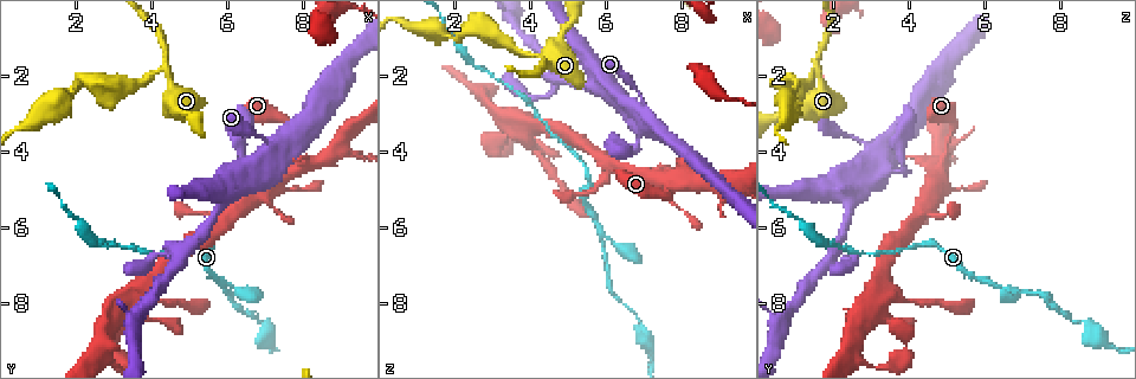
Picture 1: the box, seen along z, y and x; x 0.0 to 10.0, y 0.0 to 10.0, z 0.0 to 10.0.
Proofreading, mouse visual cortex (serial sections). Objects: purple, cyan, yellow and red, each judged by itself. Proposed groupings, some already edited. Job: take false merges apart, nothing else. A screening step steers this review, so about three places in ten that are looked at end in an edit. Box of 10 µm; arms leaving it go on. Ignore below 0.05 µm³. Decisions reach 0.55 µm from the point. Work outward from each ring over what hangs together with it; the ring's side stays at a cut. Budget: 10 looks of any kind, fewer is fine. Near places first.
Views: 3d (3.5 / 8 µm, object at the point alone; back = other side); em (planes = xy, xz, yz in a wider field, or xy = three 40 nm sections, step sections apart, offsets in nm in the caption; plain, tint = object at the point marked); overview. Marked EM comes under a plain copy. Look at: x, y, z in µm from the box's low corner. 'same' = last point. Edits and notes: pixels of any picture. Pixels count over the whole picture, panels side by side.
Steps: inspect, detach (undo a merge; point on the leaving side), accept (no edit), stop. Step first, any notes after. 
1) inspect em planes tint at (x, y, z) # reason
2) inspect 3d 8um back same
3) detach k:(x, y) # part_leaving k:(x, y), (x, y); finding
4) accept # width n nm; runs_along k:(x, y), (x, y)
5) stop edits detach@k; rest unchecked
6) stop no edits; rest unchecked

inspect 3d 3.5um at (7.75, 4.30, 4.95) # small branch off a trunk

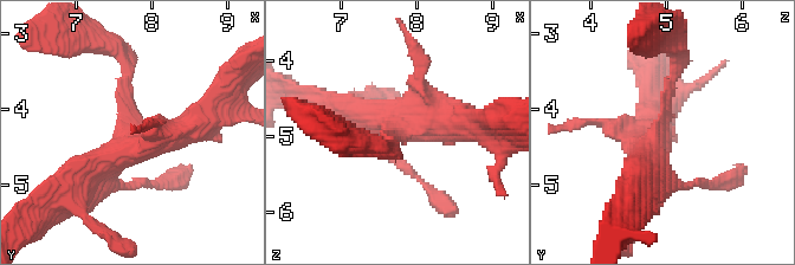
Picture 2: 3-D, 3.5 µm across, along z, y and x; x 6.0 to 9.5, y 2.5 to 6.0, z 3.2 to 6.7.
inspect em xy step 1 tint at (7.75, 4.25, 4.95) # shape alone is not enough

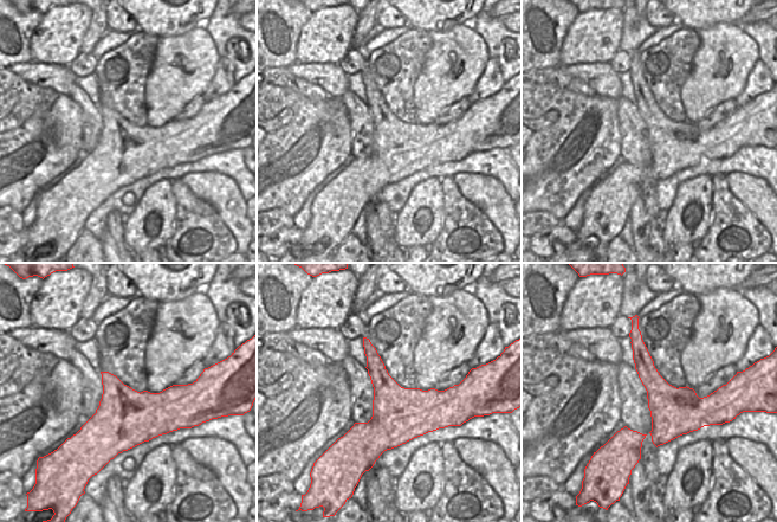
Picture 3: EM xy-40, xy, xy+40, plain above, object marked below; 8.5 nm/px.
accept # one cell here

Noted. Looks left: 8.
inspect 3d 3.5um at (7.00, 4.15, 3.15) # sharp bend

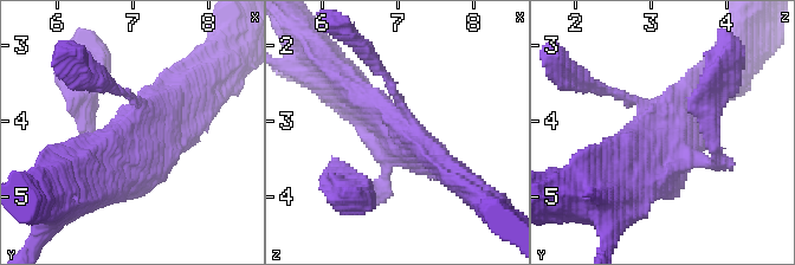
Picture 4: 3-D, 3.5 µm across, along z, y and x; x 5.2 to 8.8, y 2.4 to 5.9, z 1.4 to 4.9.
inspect em planes tint at (7.05, 4.20, 3.10)

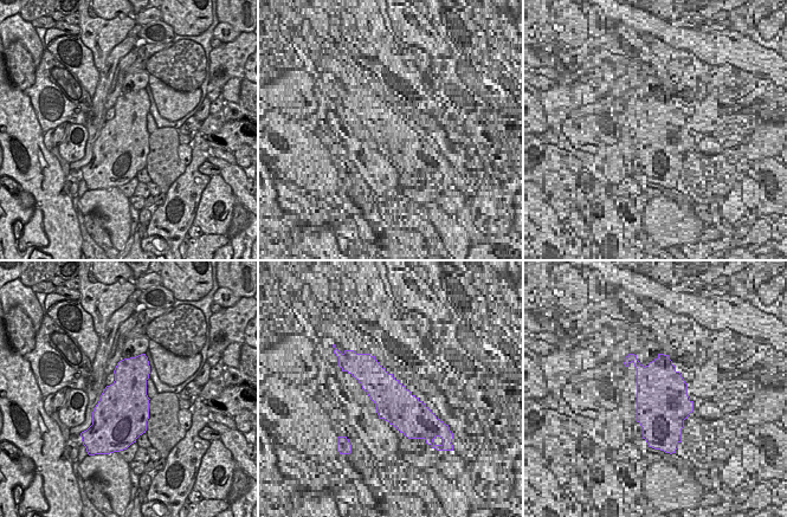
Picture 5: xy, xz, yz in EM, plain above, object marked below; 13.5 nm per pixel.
accept # width 700 nm; runs_along 4:(120, 89), (139, 103), (135, 147), (88, 191); all the same cell

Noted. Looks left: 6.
inspect 3d 3.5um at (4.10, 1.90, 1.45) # a narrow waist

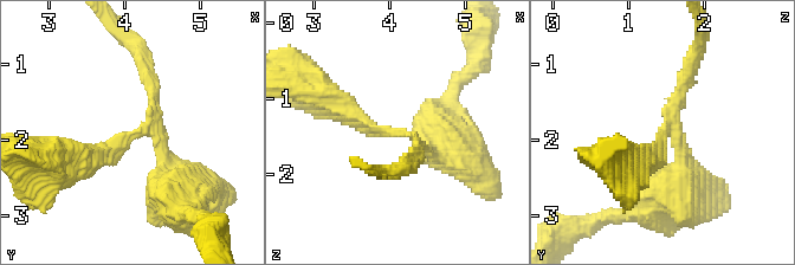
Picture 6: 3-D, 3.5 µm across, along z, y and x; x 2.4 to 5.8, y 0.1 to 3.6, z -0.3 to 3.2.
inspect em xy step 2 tint at (4.15, 1.90, 1.50) # now the EM

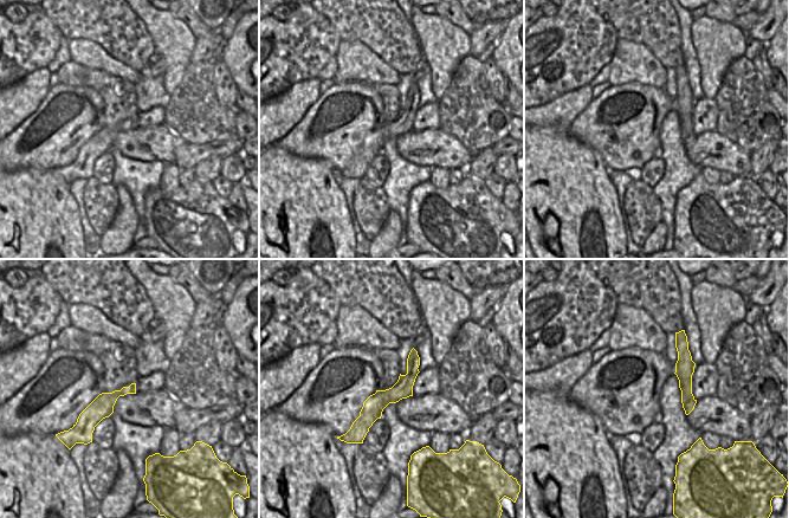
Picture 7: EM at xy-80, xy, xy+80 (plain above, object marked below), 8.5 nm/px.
detach 6:(369, 127) # arms 3; part_leaving 6:(412, 136), (375, 130), (317, 90); two cells meet here

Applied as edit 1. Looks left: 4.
inspect overview

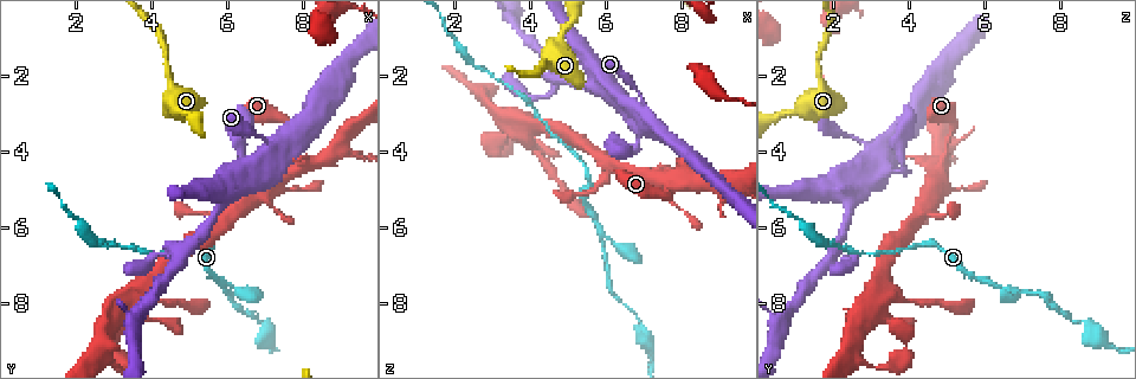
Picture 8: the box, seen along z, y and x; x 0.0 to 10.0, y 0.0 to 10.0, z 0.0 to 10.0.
inspect 3d 8um at (3.60, 8.35, 0.65)

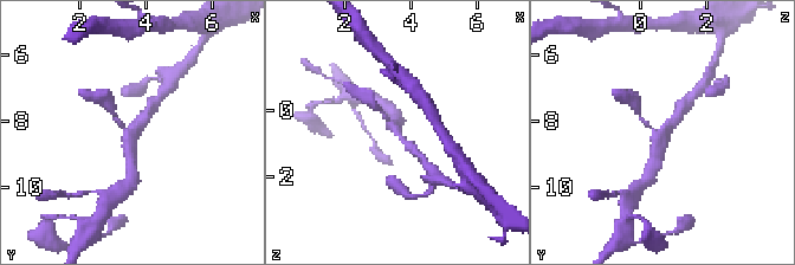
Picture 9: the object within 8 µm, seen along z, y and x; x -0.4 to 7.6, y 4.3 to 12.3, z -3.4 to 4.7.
inspect em xy step 2 tint same # need the tissue

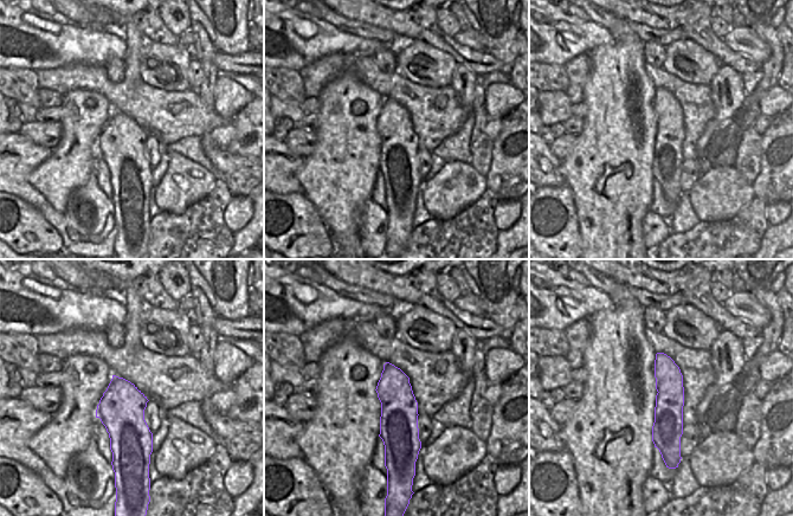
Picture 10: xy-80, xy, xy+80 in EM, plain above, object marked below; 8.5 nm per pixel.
accept # arms 3; runs_along 10:(659, 355), (668, 374), (666, 453); all the same cell

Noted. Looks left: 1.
stop edits detach@6; rest unchecked

